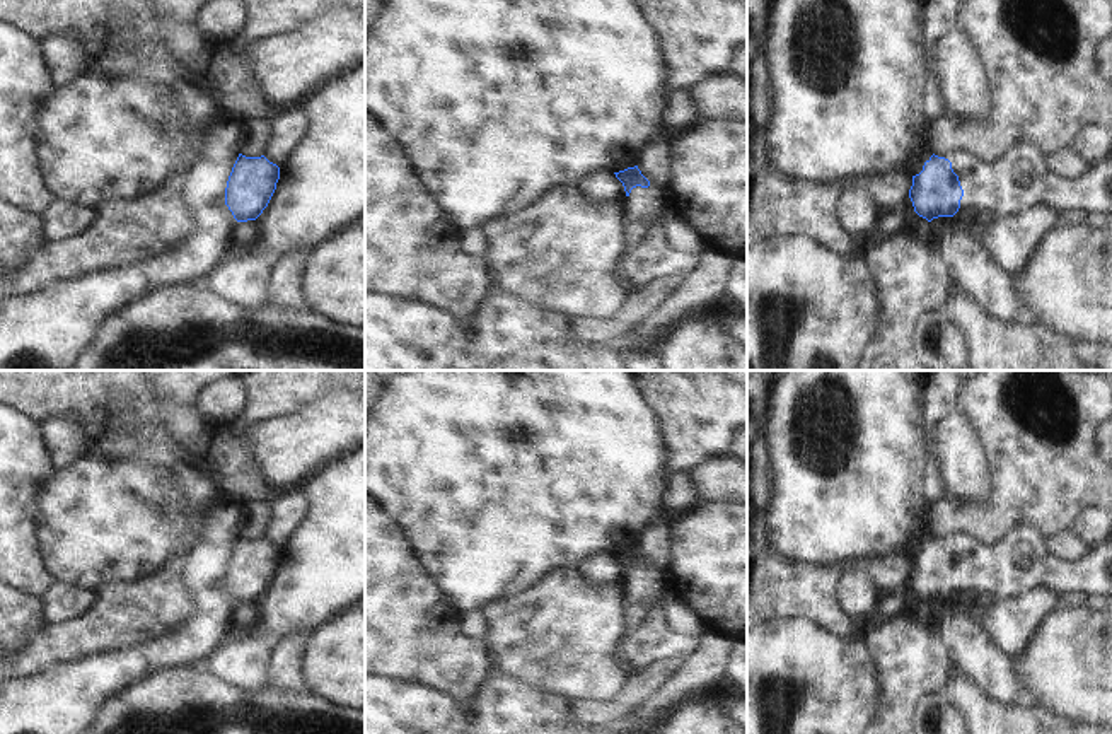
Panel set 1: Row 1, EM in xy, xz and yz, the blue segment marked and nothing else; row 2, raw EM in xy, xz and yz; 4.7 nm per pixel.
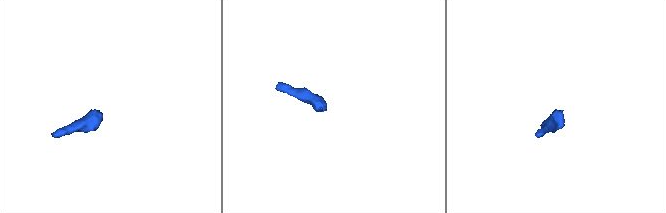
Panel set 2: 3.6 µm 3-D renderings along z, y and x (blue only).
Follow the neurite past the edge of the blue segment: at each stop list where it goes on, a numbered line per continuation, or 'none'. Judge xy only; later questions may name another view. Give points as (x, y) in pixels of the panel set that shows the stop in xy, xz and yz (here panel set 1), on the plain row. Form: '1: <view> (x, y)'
none

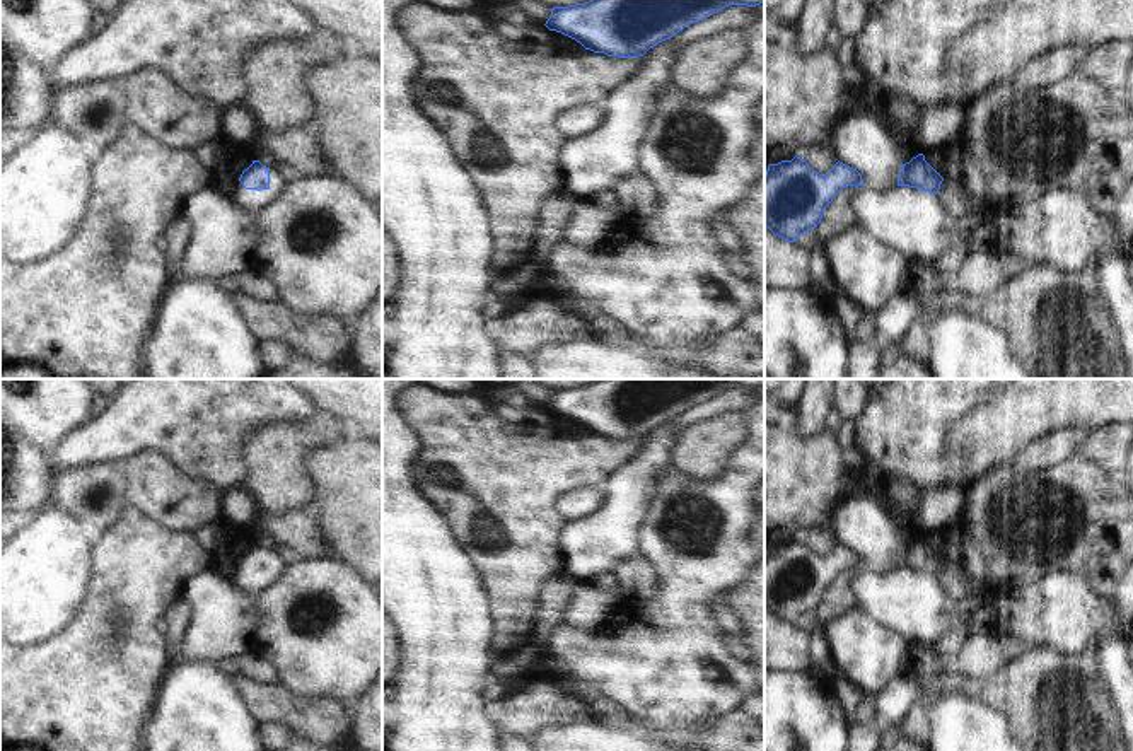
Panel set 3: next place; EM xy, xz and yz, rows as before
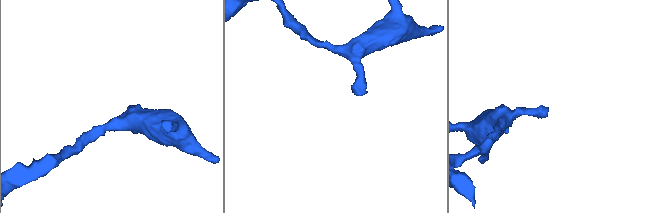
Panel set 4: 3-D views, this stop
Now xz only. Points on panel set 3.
none

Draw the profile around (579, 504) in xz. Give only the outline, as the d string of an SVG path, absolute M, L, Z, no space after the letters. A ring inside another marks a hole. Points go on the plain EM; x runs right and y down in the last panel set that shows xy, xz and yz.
M580 486L556 500L558 514L566 521L584 521L590 514L597 514L606 492L602 486Z

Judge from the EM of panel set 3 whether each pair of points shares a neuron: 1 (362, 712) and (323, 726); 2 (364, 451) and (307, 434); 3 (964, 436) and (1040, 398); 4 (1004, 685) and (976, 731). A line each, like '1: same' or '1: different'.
1: different
2: different
3: same
4: different

